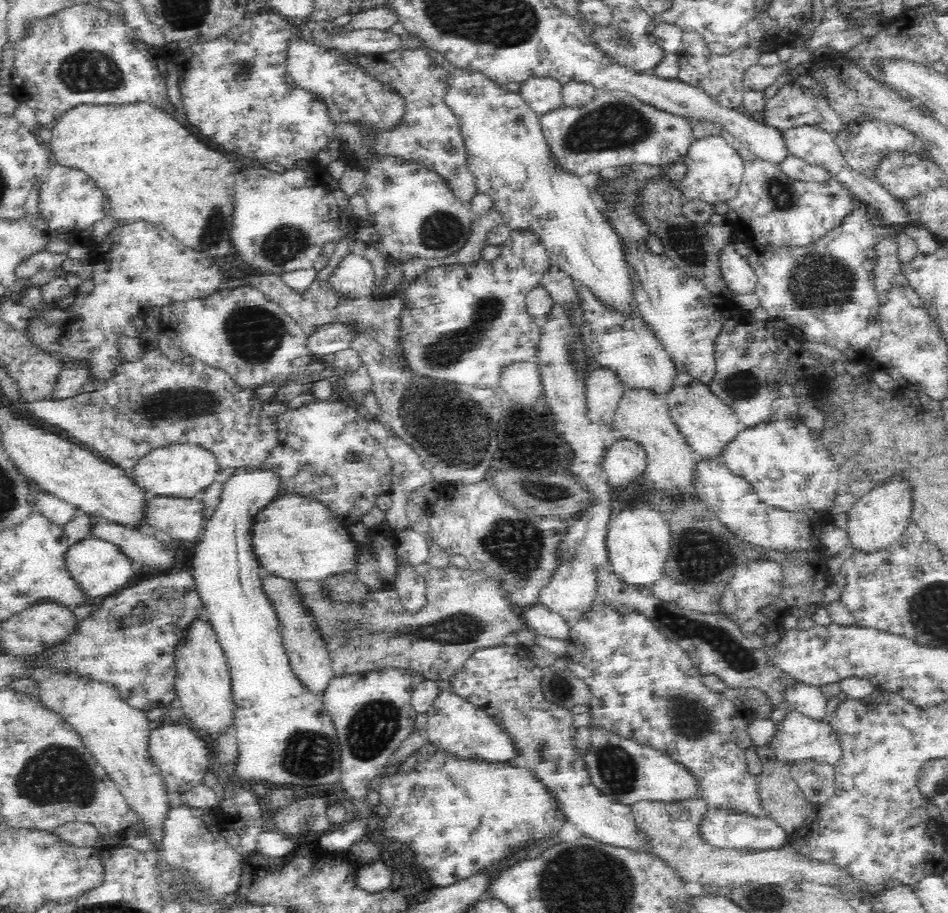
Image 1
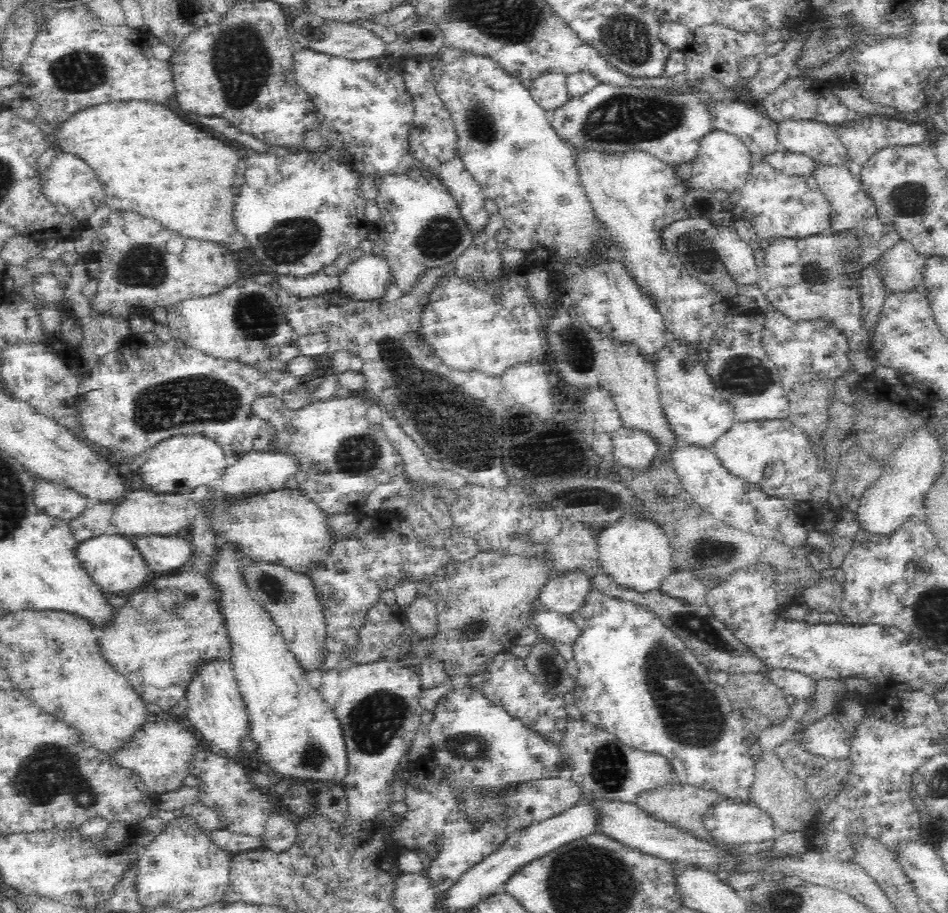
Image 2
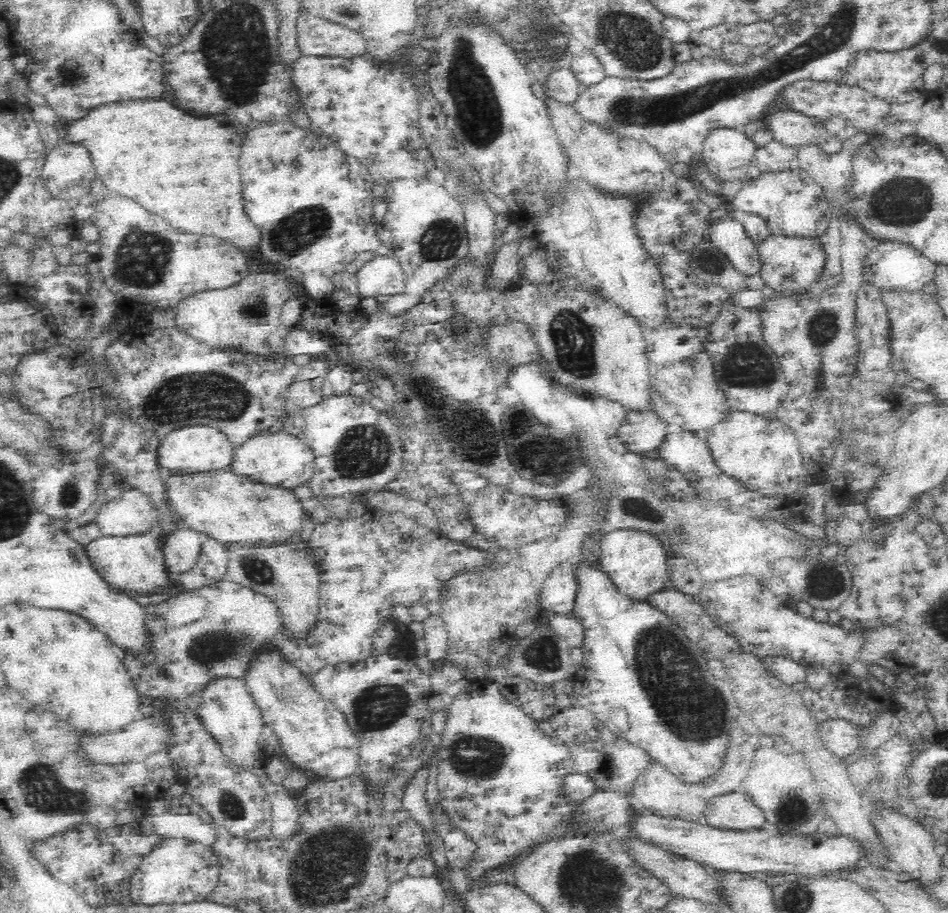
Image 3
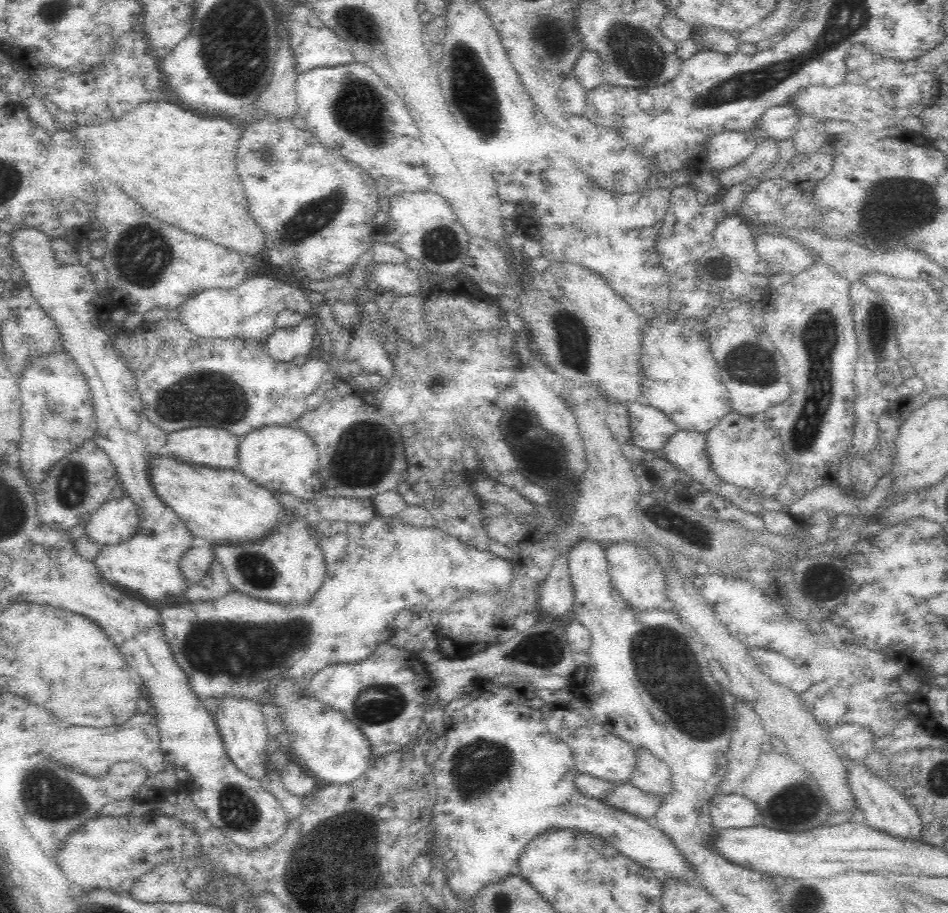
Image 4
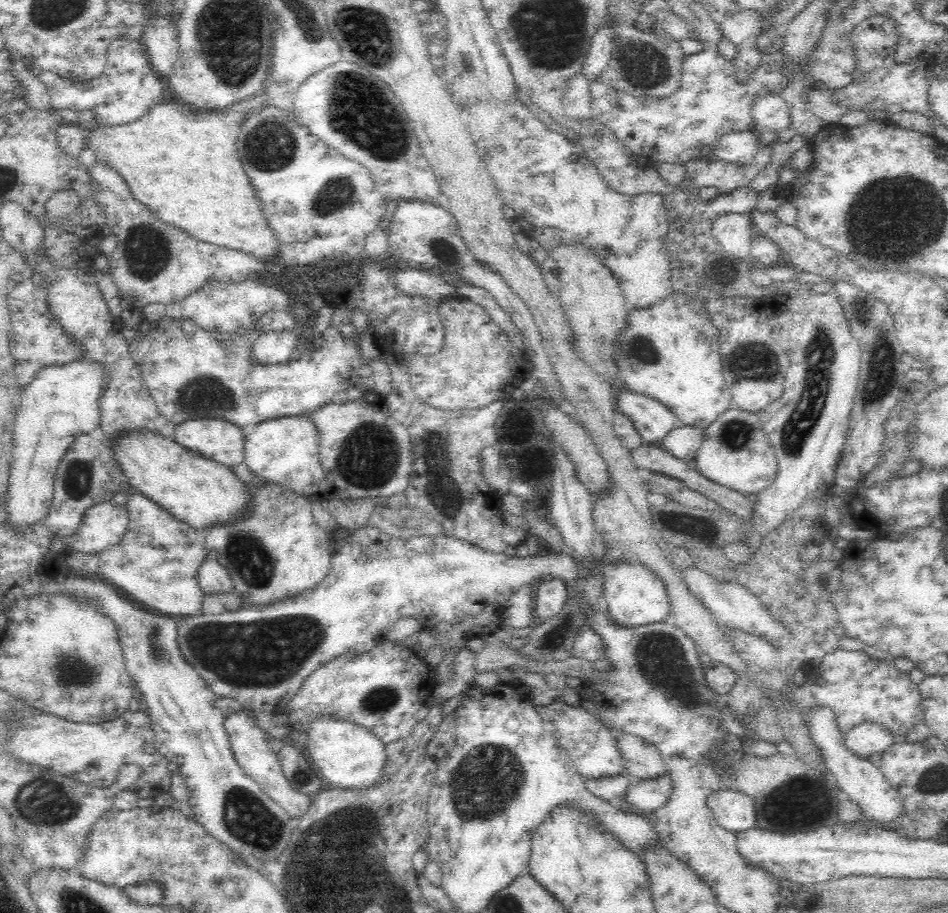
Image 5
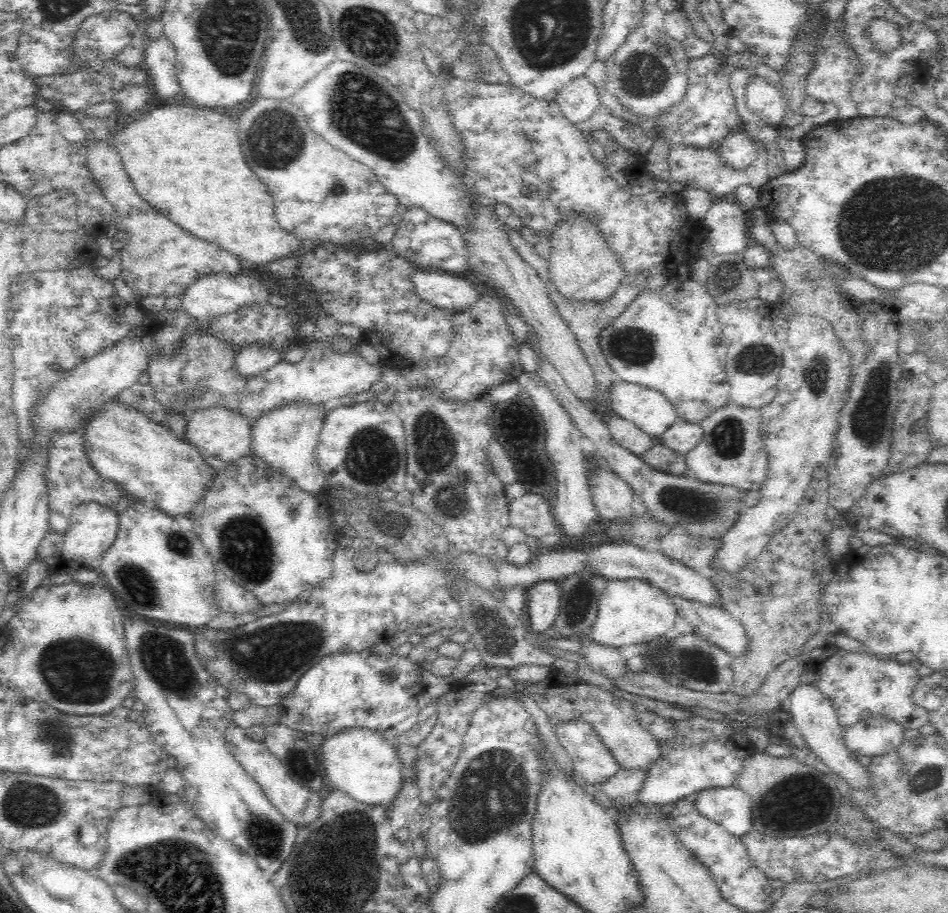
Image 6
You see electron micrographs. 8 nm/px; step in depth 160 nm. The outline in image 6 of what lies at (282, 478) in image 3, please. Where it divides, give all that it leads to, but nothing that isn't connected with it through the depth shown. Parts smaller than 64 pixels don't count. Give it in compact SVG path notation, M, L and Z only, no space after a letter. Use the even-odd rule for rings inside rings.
M290 404L290 406L282 406L278 410L272 410L270 414L262 416L252 424L250 458L258 460L266 466L266 476L269 477L274 473L286 475L288 479L292 480L295 488L302 489L302 491L317 497L325 488L325 474L317 462L317 446L327 408L328 406L325 405Z

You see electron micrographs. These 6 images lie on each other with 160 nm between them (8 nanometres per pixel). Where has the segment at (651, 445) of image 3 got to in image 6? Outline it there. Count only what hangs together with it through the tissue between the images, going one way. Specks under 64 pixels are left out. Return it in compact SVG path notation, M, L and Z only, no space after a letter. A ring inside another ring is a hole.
M615 382L607 402L609 414L632 422L656 440L679 421L676 409L660 392L634 383Z

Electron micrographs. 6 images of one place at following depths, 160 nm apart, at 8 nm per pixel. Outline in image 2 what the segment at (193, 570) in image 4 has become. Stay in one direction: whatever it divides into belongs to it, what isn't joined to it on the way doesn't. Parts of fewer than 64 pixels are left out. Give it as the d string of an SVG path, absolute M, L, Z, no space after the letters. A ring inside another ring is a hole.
M152 535L130 537L140 549L146 565L155 576L172 575L189 568L192 558L192 545L186 536Z

